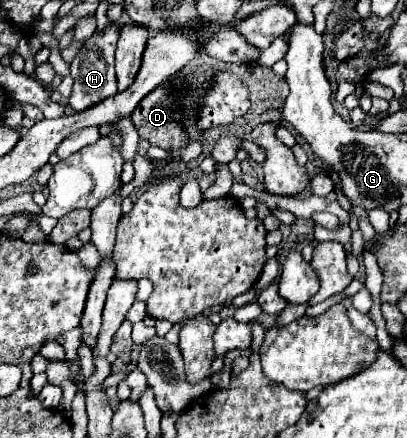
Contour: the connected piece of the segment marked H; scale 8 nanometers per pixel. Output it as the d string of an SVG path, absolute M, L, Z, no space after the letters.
M110 22L110 26L106 28L106 32L102 36L90 36L84 44L84 50L80 50L80 54L74 58L70 70L72 70L72 78L74 78L74 92L68 100L68 104L82 112L88 110L96 104L100 104L106 98L116 94L116 73L114 68L114 52L116 52L116 42L118 42L118 26L116 22Z

